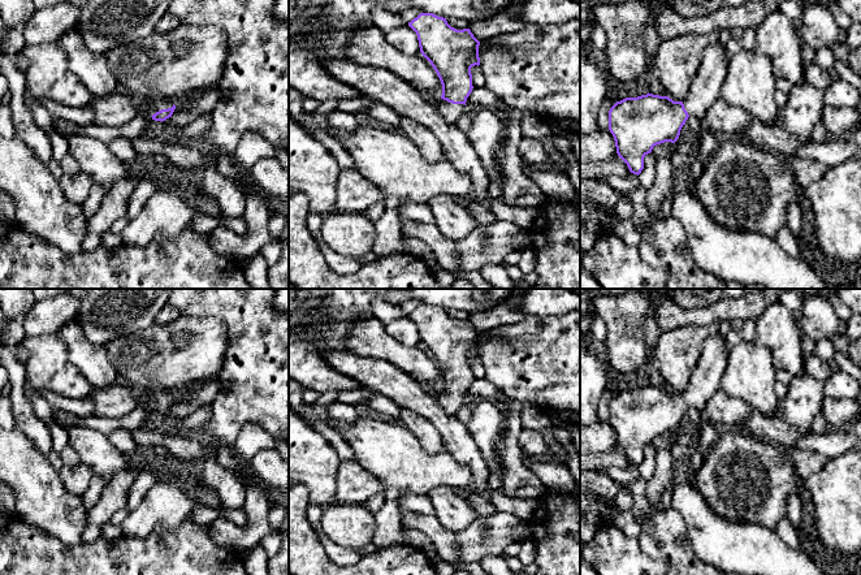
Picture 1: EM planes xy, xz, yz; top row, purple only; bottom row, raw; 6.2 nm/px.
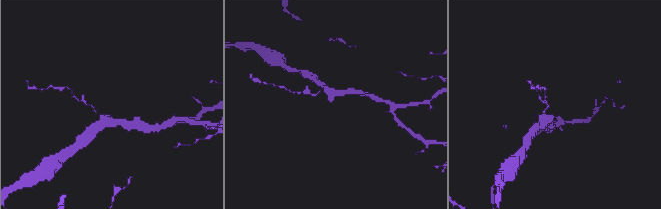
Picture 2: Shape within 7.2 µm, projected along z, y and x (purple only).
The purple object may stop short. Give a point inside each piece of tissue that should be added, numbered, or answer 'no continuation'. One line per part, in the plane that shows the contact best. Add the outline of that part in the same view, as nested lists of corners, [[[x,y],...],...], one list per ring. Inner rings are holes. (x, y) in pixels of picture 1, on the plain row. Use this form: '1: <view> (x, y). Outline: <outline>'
1: xz (450, 403). Outline: [[[440,390],[436,394],[436,401],[438,406],[449,415],[455,416],[458,410],[468,402],[464,395],[453,395],[444,390]]]

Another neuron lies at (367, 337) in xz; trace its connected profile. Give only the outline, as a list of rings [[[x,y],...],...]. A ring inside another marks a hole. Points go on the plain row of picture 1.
[[[375,316],[355,317],[346,346],[349,351],[360,356],[375,356],[389,362],[433,393],[441,390],[442,376],[430,354],[421,345],[407,346],[390,336]]]

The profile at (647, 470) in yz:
[[[650,444],[644,449],[644,461],[637,467],[640,477],[648,481],[656,474],[656,448]]]

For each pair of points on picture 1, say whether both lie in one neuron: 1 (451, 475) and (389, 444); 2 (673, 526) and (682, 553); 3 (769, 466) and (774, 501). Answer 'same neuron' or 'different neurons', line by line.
1: same neuron
2: same neuron
3: same neuron

